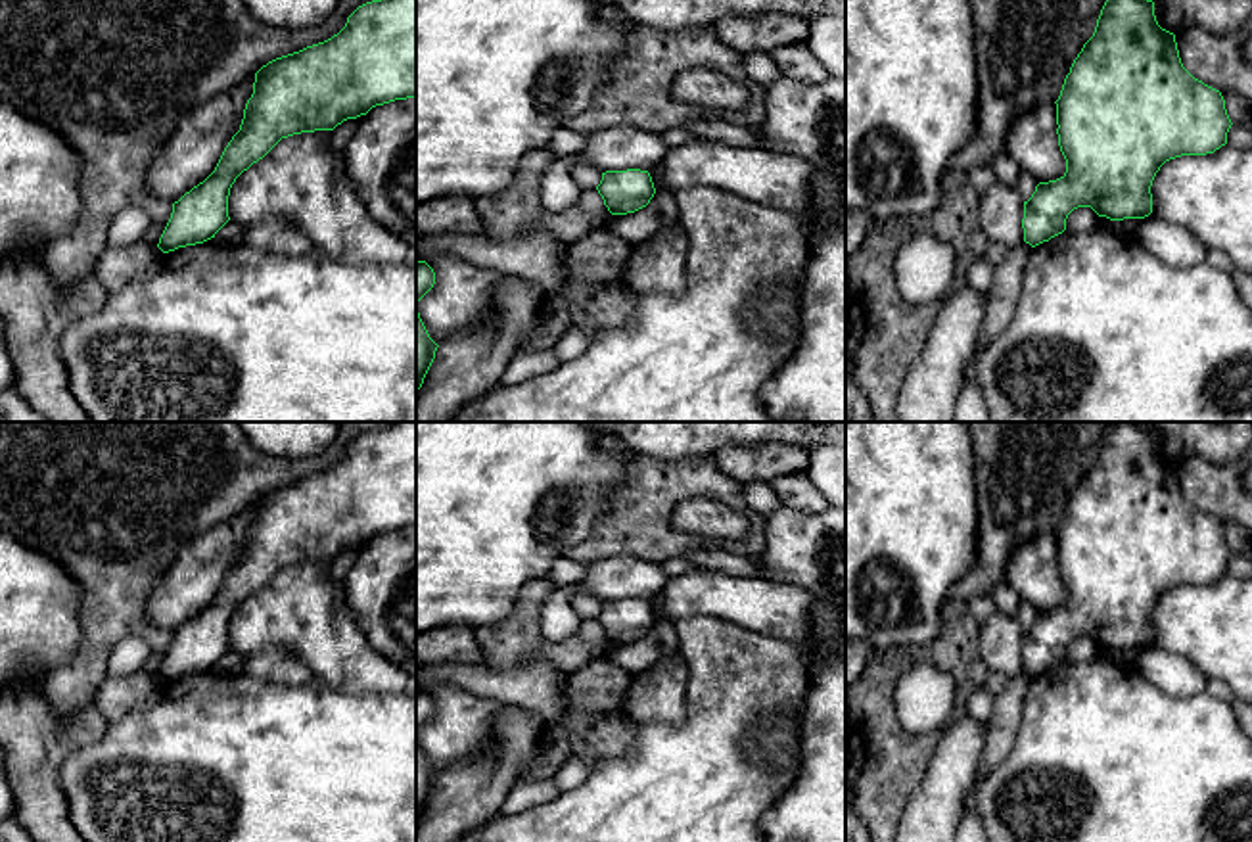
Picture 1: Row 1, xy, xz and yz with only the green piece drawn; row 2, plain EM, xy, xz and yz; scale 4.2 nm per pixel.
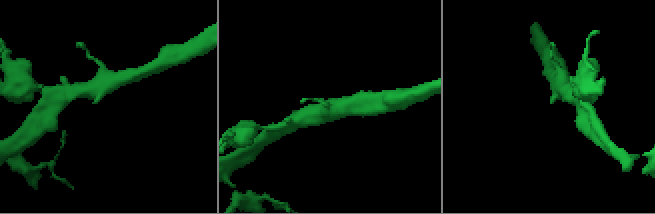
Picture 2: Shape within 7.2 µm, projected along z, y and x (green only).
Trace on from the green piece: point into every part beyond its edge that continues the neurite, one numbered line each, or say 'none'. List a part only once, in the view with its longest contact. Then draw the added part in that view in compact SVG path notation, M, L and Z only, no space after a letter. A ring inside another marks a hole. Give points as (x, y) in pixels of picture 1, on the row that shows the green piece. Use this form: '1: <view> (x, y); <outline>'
none

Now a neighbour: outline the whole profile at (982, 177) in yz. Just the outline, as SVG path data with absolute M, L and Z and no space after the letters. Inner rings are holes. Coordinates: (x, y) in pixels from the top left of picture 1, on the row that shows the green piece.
M989 165L974 167L966 171L966 175L980 196L985 194L997 182L995 173Z

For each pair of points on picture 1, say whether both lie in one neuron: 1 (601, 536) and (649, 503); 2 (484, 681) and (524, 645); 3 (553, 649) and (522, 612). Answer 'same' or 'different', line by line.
1: same
2: different
3: same

